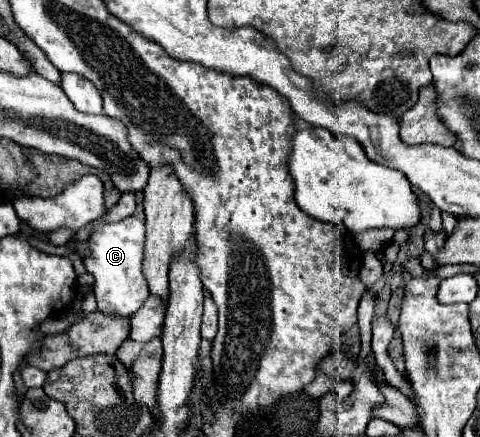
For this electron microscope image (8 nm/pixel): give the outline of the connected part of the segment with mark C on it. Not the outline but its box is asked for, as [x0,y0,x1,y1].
[84,216,150,316]

